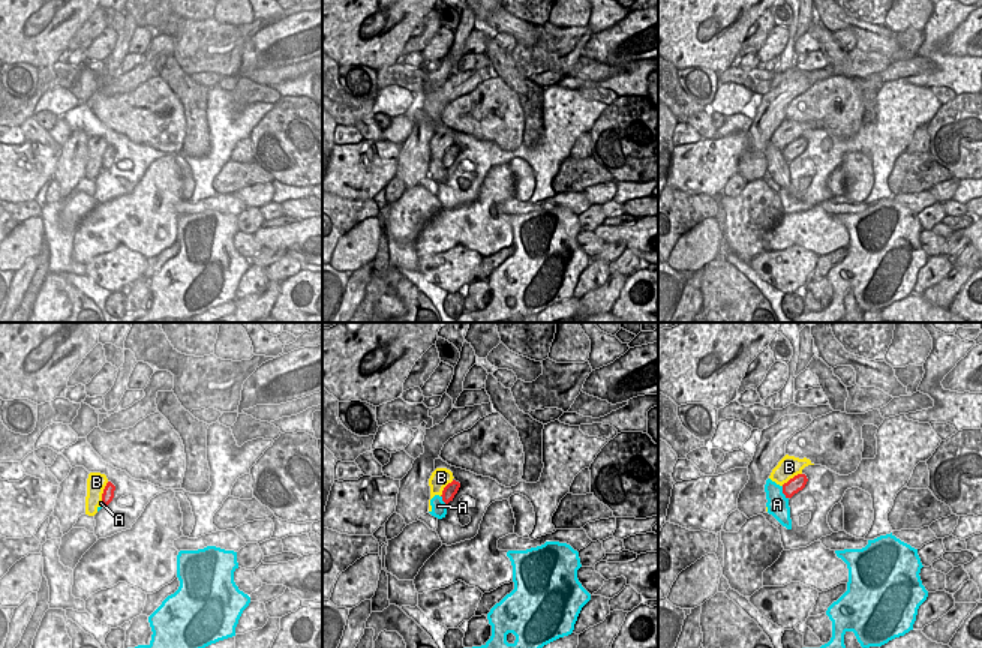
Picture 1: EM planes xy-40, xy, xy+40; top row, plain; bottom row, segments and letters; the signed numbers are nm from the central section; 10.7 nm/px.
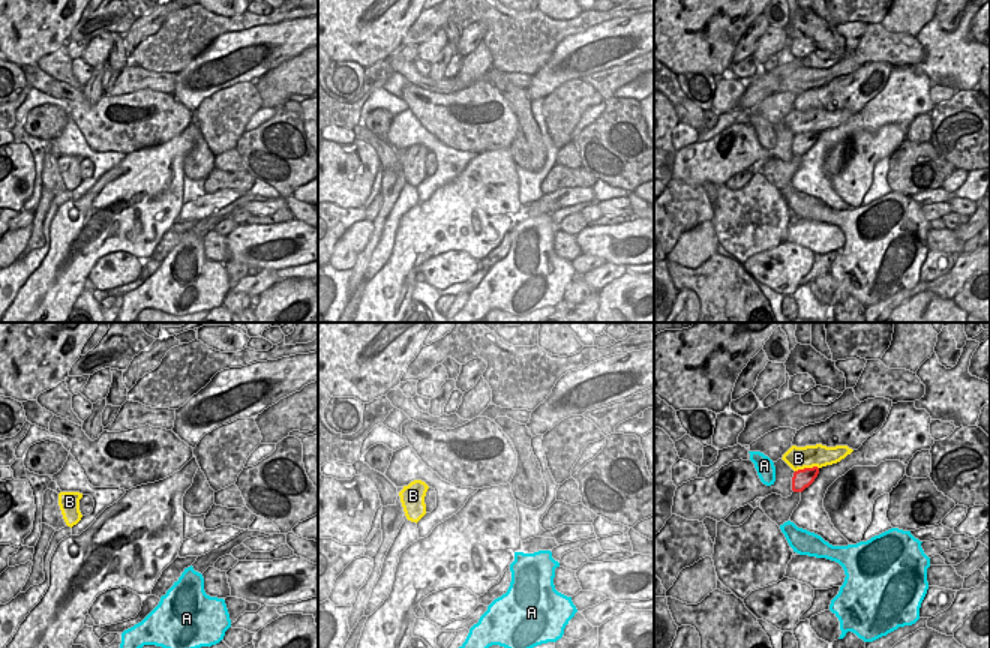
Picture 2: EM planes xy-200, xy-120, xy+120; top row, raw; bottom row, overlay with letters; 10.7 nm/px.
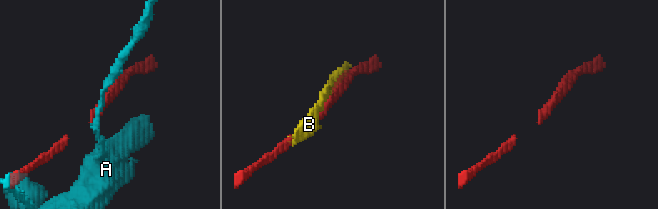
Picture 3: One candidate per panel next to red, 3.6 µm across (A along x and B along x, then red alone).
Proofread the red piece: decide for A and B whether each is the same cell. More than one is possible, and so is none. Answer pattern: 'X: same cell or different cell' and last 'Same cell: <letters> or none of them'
A: different cell
B: different cell
Same cell: none of them

